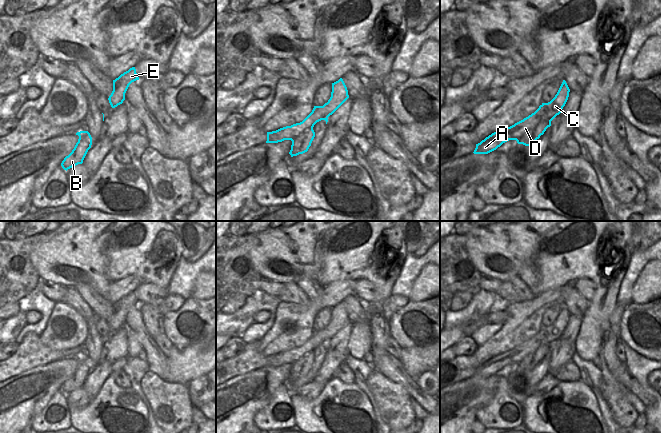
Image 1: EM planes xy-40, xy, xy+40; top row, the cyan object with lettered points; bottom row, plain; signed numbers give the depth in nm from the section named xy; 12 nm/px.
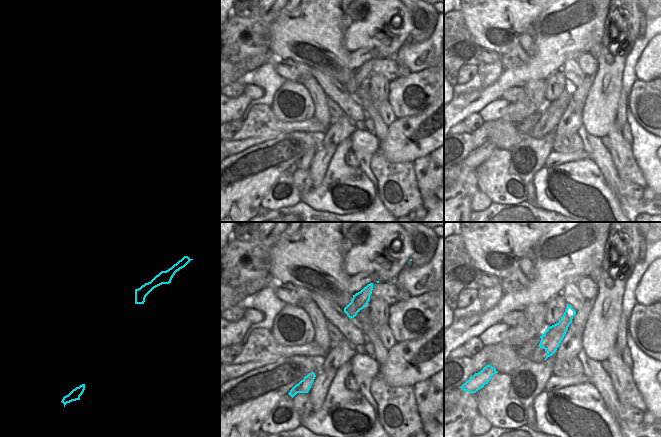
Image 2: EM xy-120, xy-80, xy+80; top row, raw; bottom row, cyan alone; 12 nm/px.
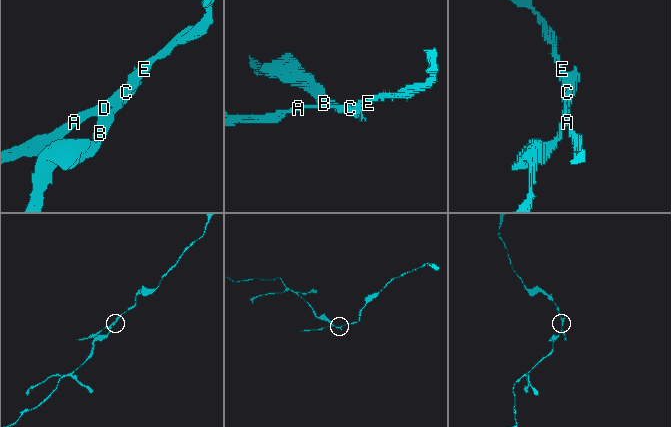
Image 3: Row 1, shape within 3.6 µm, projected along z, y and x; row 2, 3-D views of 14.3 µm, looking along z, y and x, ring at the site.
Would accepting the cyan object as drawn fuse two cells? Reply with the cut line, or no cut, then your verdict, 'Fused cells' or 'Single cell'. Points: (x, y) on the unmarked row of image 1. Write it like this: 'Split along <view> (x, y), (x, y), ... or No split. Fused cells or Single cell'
Split along xy (291, 364), (298, 363), (303, 367), (310, 367). Fused cells.

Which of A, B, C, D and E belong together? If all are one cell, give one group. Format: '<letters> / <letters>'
A C D E / B

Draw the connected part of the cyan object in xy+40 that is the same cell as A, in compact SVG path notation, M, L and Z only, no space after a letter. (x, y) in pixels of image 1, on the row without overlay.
M563 304L557 318L550 326L542 327L534 337L514 349L492 357L476 368L473 377L488 378L509 364L522 363L527 368L534 368L551 350L551 345L561 337L568 324L569 316L570 313Z

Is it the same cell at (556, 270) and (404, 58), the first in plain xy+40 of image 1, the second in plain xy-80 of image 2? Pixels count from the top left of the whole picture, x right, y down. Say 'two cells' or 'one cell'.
two cells

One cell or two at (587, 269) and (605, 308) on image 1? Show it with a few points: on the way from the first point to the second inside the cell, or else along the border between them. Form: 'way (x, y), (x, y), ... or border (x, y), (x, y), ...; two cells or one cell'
way (597, 279), (600, 285), (600, 299); one cell

